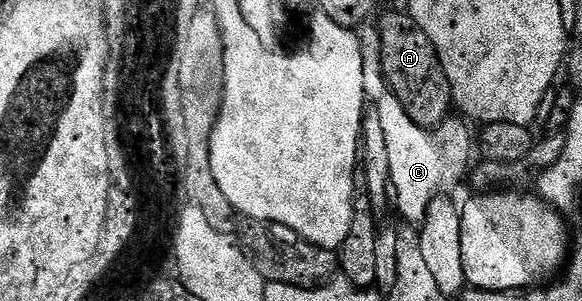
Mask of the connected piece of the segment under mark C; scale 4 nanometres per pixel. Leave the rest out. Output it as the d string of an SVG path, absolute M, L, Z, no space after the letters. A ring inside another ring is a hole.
M364 23L356 32L360 39L361 59L364 62L366 99L369 104L376 106L376 112L380 115L380 125L384 130L384 139L388 139L390 184L393 196L396 198L396 207L398 205L402 210L404 220L420 223L426 218L426 212L434 202L434 198L445 190L442 188L449 181L456 180L462 172L463 174L467 172L471 164L470 129L464 122L454 121L455 119L444 120L433 129L425 129L415 123L408 115L408 111L404 111L397 97L389 92L389 85L383 74L383 52L377 26ZM466 164L468 164L467 169Z

